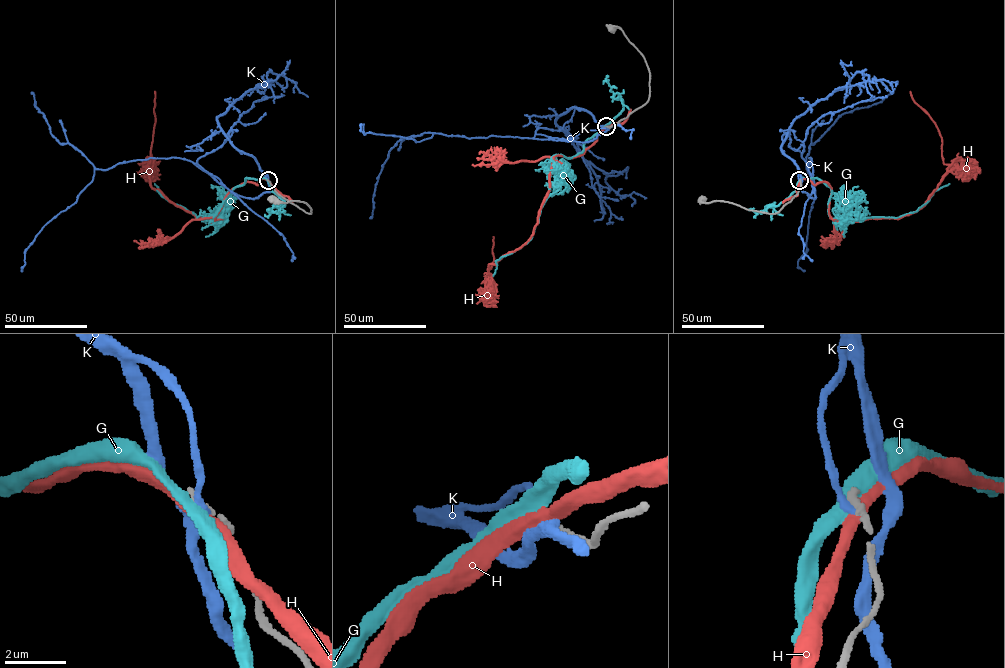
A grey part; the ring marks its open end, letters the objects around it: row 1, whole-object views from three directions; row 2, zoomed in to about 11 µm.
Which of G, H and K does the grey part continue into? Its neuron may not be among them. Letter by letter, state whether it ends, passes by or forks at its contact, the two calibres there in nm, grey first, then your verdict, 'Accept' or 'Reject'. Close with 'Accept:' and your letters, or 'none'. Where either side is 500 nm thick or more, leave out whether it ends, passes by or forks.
G: It passes by. Thickness 260 nm (grey) against 400 nm. Reject
H: It passes by. Thickness 280 nm (grey) against 400 nm. Reject
K: It passes by. Thickness 280 nm (grey) against 160 nm. Reject
Accept: none

